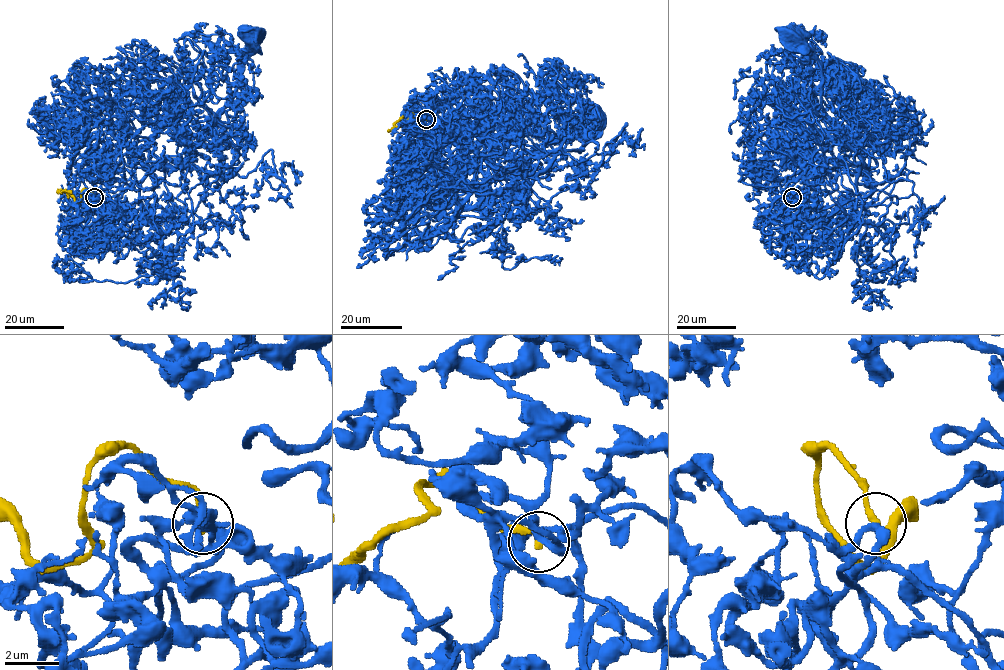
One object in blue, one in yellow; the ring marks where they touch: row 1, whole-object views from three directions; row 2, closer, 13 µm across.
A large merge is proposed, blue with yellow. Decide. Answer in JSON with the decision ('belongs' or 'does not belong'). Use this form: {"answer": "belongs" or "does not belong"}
{"answer": "does not belong"}

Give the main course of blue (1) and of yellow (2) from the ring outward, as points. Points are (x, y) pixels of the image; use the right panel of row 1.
1: (792, 197), (807, 225), (822, 227), (873, 191), (857, 182), (866, 164), (822, 108), (821, 66), (794, 38)
2: (792, 197), (786, 189), (786, 197), (790, 202), (798, 192), (788, 193)

